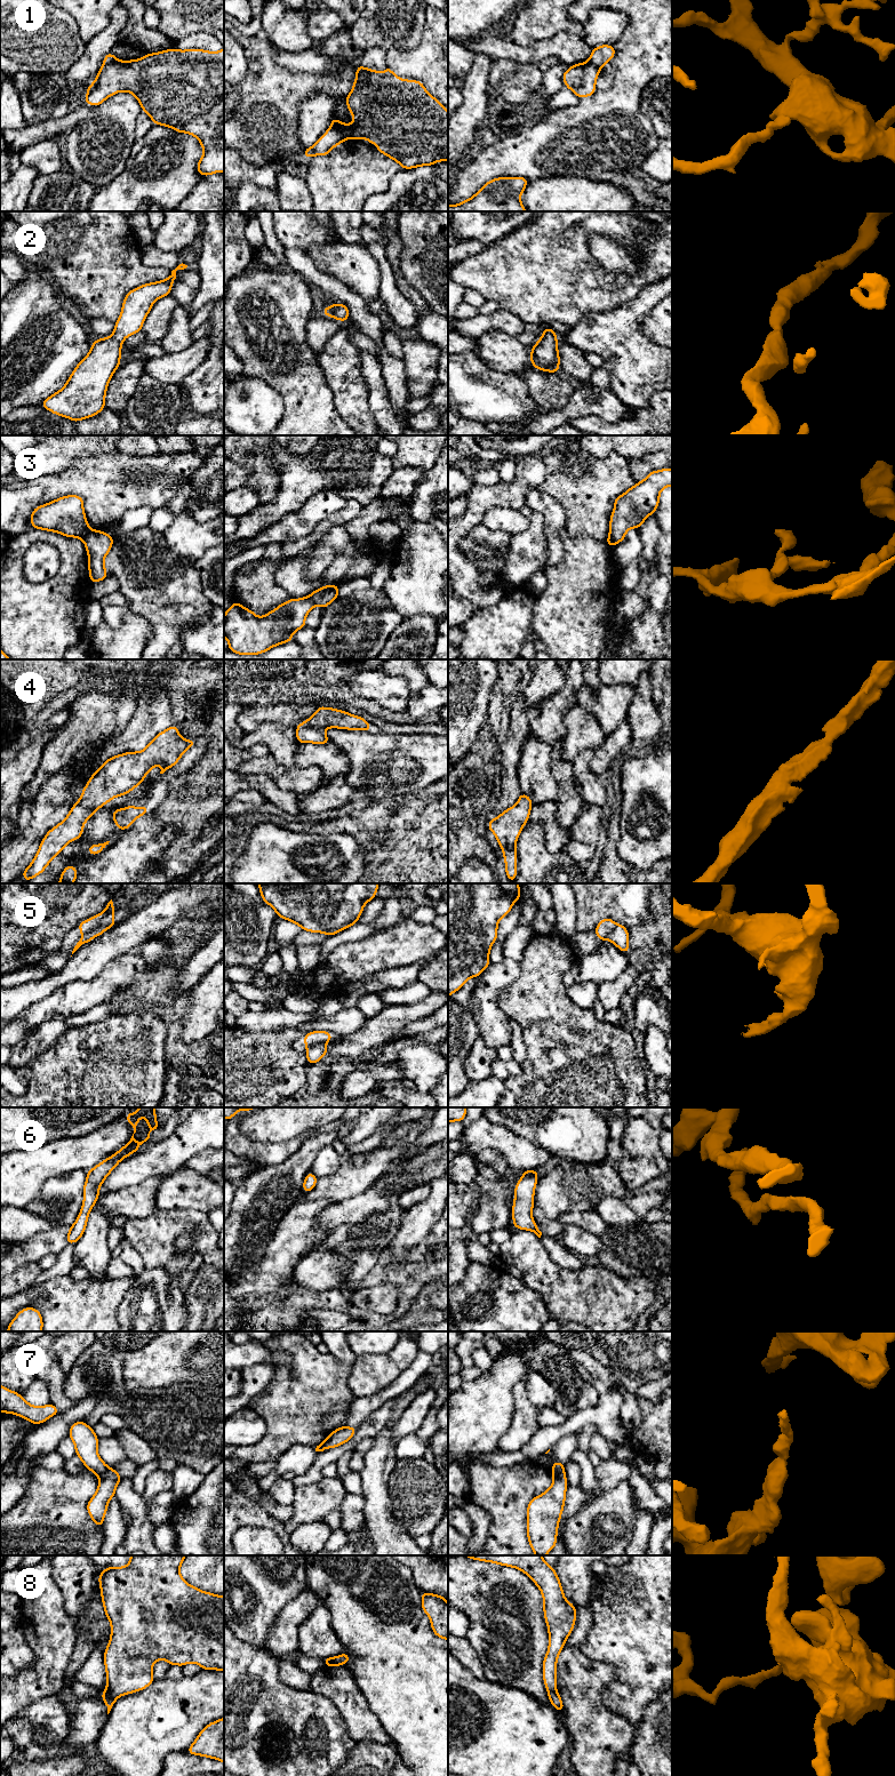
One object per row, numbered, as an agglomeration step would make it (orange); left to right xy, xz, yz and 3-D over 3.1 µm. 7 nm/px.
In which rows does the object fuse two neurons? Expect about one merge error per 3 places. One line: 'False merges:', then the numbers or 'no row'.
False merges: 1, 3, 5, 7, 8

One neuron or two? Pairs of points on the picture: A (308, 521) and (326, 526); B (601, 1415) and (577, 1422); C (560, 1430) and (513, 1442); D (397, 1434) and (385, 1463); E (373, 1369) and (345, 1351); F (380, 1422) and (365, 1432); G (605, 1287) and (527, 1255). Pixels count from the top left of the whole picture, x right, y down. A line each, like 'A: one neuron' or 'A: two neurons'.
A: two neurons
B: one neuron
C: two neurons
D: two neurons
E: two neurons
F: one neuron
G: one neuron

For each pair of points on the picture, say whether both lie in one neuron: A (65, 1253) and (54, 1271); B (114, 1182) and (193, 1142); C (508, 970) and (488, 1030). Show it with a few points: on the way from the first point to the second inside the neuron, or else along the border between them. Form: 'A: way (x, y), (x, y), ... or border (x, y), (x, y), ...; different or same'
A: way (65, 1257), (58, 1266); same
B: way (134, 1169), (174, 1152); same
C: way (496, 985), (487, 994), (488, 1015); same

